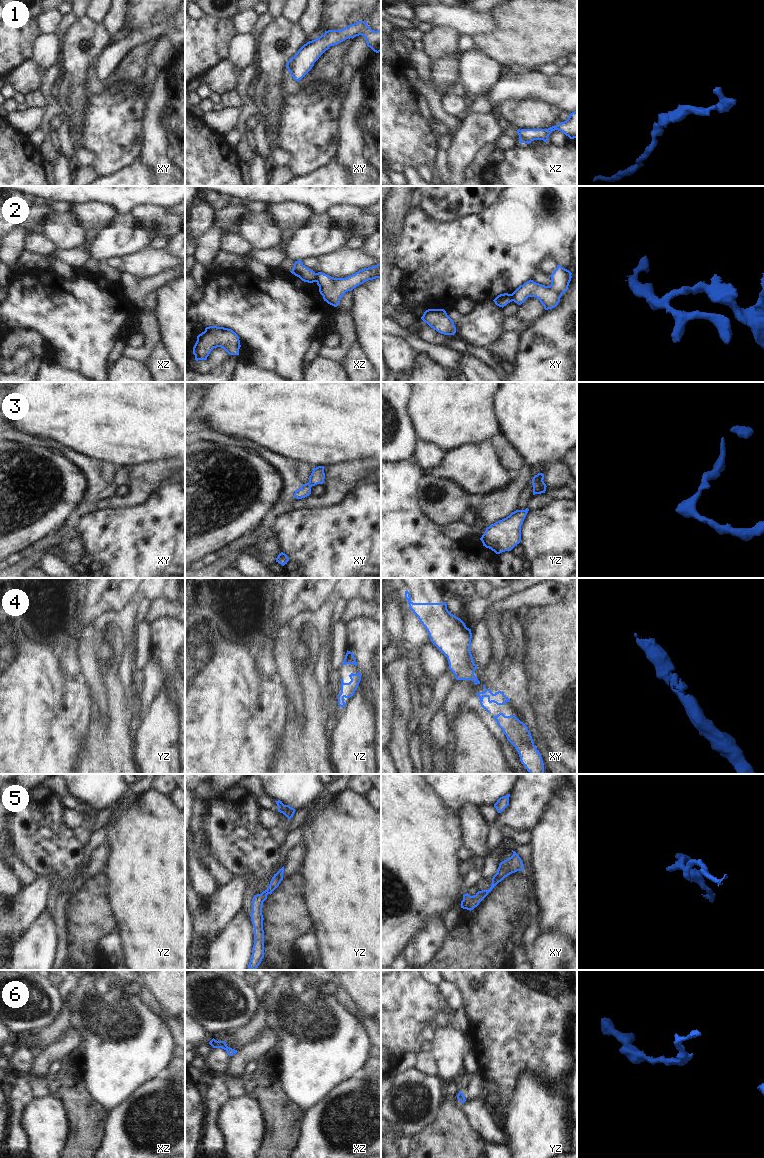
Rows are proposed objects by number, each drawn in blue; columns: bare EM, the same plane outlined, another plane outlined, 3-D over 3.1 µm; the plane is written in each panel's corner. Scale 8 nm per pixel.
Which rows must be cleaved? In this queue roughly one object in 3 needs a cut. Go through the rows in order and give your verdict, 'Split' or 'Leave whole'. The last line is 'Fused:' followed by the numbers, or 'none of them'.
1: Leave whole
2: Split
3: Leave whole
4: Leave whole
5: Leave whole
6: Leave whole
Fused: 2

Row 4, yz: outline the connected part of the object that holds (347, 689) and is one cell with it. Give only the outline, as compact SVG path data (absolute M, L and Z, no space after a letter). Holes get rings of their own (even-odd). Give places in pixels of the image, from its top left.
M358 671L357 674L351 673L349 675L351 681L349 683L344 683L343 678L341 679L341 692L338 695L338 705L339 707L345 707L347 703L344 702L346 698L350 698L354 695L361 681L361 674Z

